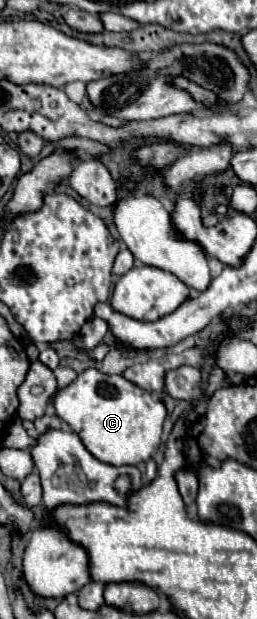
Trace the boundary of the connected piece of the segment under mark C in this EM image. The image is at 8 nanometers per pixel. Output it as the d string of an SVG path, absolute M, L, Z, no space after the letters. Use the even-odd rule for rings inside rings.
M88 368L74 382L58 388L50 402L54 404L56 416L84 440L88 452L106 464L146 462L160 446L166 418L164 404L124 376L108 376L96 368Z

